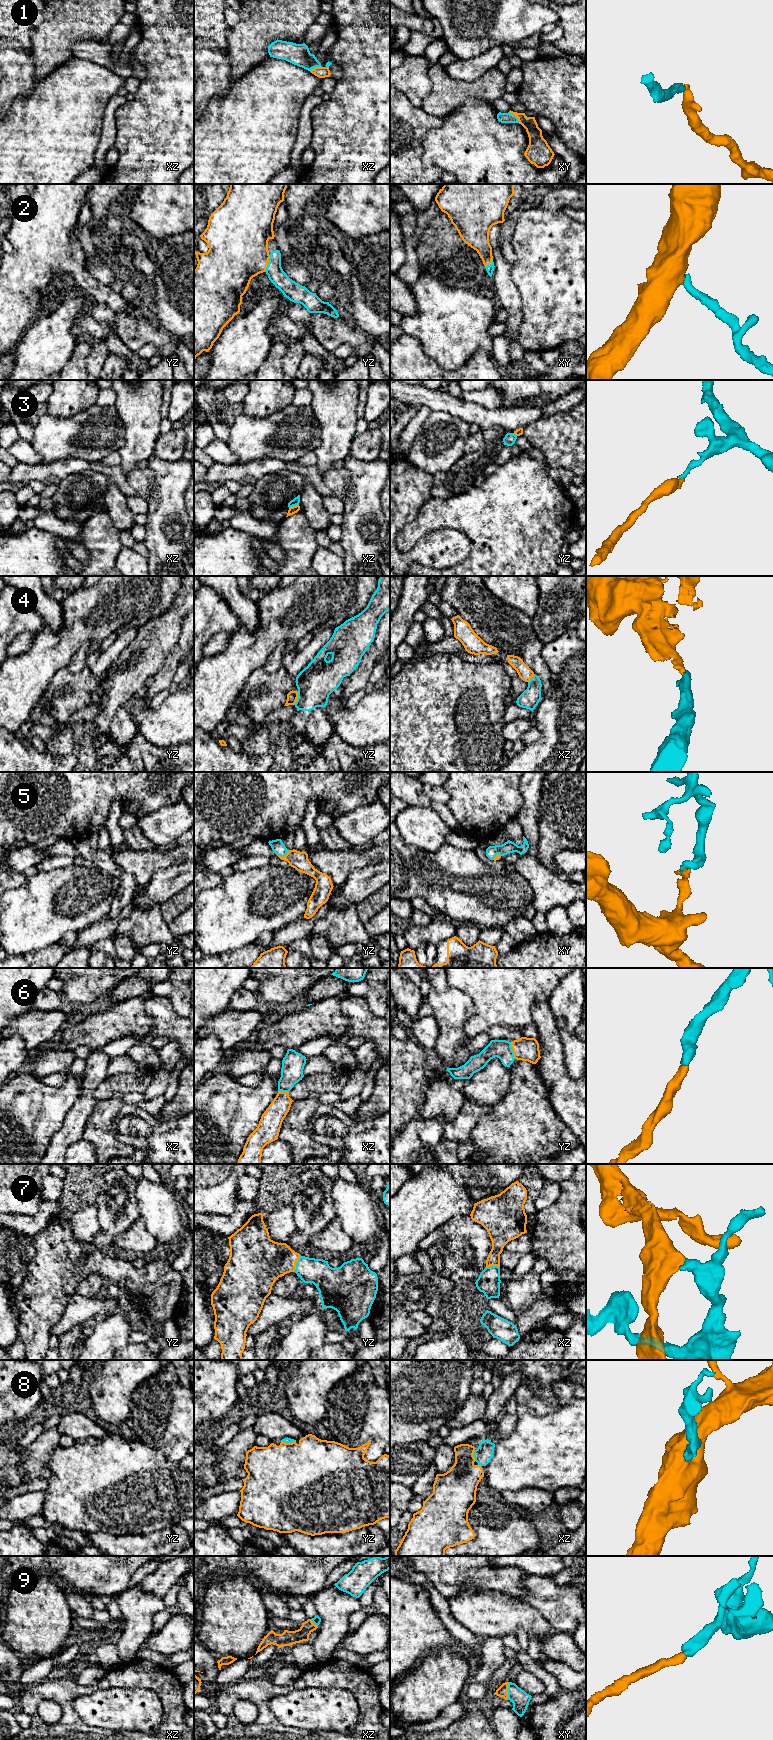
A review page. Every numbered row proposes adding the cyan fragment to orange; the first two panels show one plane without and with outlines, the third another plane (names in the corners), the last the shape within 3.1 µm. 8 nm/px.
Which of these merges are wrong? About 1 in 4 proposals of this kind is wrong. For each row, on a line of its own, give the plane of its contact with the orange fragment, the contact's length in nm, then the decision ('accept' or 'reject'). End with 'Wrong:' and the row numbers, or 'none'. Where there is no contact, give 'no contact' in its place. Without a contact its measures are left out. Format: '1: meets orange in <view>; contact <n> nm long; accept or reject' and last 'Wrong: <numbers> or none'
1: meets orange in xy; contact 130 nm long; accept
2: meets orange in yz; contact 140 nm long; accept
3: meets orange in xz; contact 80 nm long; reject
4: meets orange in yz; contact 120 nm long; reject
5: meets orange in yz; contact 120 nm long; accept
6: meets orange in yz; contact 140 nm long; accept
7: meets orange in yz; contact 150 nm long; accept
8: meets orange in xz; contact 90 nm long; accept
9: meets orange in xy; contact 150 nm long; accept
Wrong: 3, 4

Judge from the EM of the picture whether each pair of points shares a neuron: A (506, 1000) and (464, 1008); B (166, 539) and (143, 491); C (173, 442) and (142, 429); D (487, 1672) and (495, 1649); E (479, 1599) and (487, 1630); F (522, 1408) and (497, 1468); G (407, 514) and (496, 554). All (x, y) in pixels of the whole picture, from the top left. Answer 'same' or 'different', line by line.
A: different
B: different
C: different
D: same
E: same
F: different
G: different

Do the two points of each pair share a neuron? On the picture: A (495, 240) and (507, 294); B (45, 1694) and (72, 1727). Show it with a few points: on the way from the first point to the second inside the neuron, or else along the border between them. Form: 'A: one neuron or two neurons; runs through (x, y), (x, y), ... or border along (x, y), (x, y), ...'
A: one neuron; runs through (497, 253), (502, 266), (502, 281)
B: one neuron; runs through (56, 1695), (68, 1707), (69, 1716)

